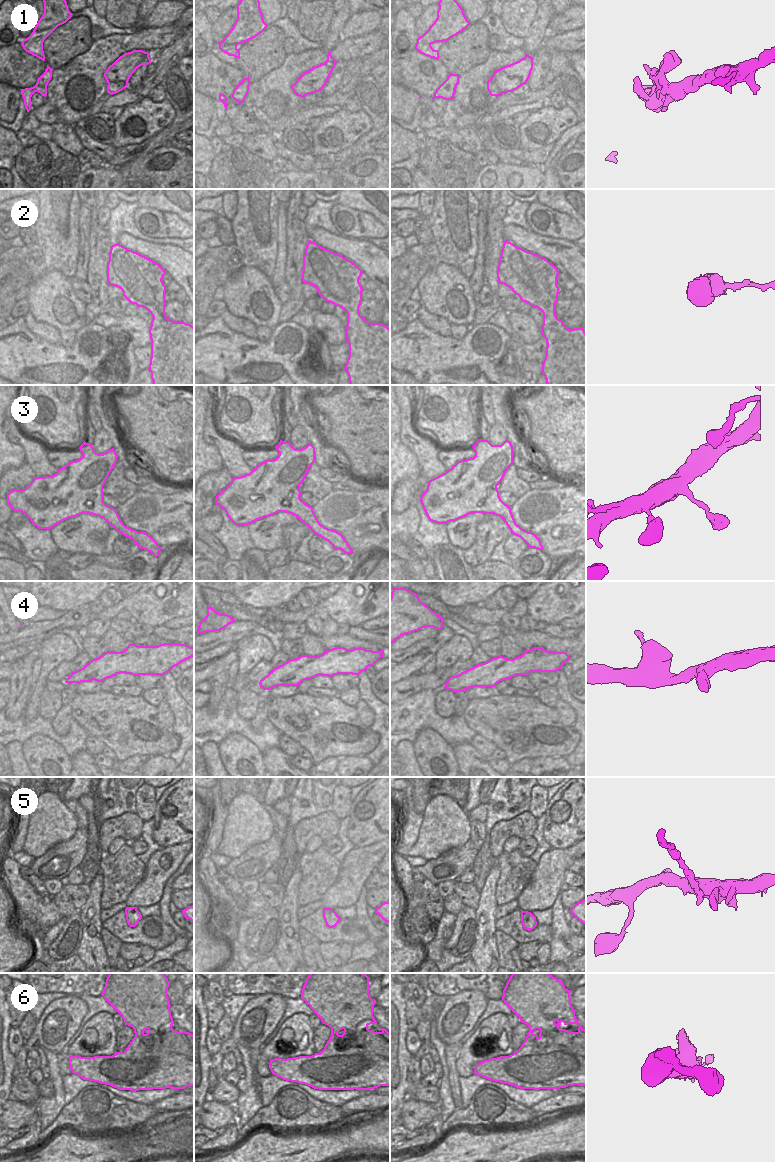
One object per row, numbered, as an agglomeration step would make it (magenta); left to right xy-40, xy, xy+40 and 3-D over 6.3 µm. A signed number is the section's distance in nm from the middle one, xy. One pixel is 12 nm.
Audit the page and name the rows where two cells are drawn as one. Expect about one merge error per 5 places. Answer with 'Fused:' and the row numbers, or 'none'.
Fused: 1, 5

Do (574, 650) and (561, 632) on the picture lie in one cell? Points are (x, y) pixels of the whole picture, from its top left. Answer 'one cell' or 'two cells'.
two cells

